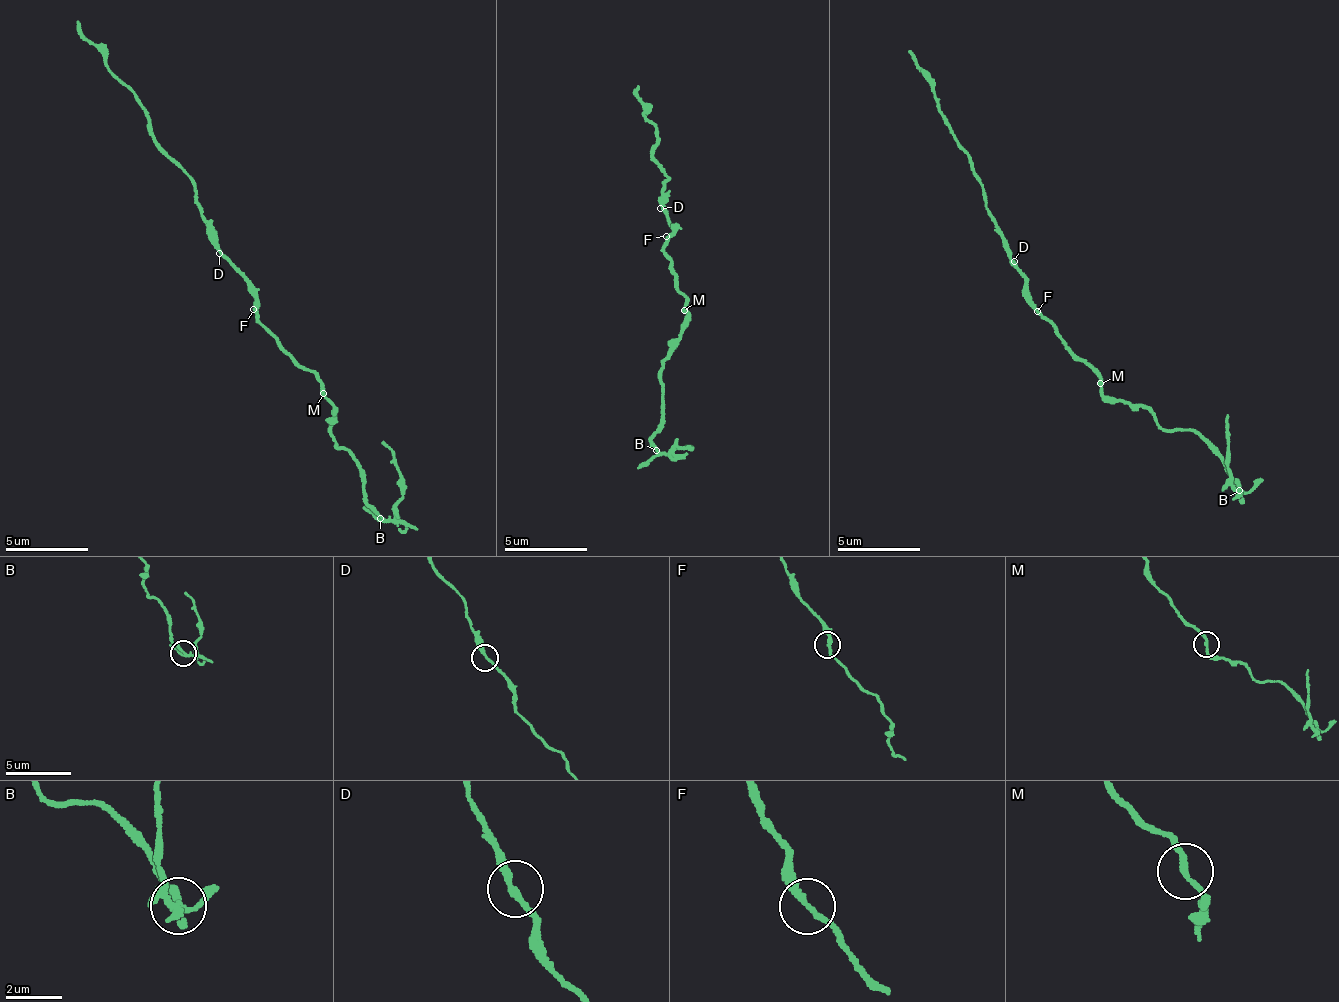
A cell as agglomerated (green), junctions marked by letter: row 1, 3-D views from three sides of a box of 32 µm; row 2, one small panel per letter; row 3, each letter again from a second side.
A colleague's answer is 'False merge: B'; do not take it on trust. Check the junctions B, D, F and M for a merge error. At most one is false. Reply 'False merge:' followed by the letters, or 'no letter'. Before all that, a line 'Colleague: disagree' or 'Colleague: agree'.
Colleague: agree
False merge: B

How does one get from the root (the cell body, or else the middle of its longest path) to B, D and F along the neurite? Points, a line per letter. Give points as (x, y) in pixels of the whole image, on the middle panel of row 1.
B: (668, 259), (685, 300), (683, 310), (688, 321), (661, 368), (659, 405), (664, 412), (651, 442), (656, 449)
D: (668, 259), (664, 248), (672, 229), (674, 230), (660, 208)
F: (668, 259), (662, 247), (666, 236)

